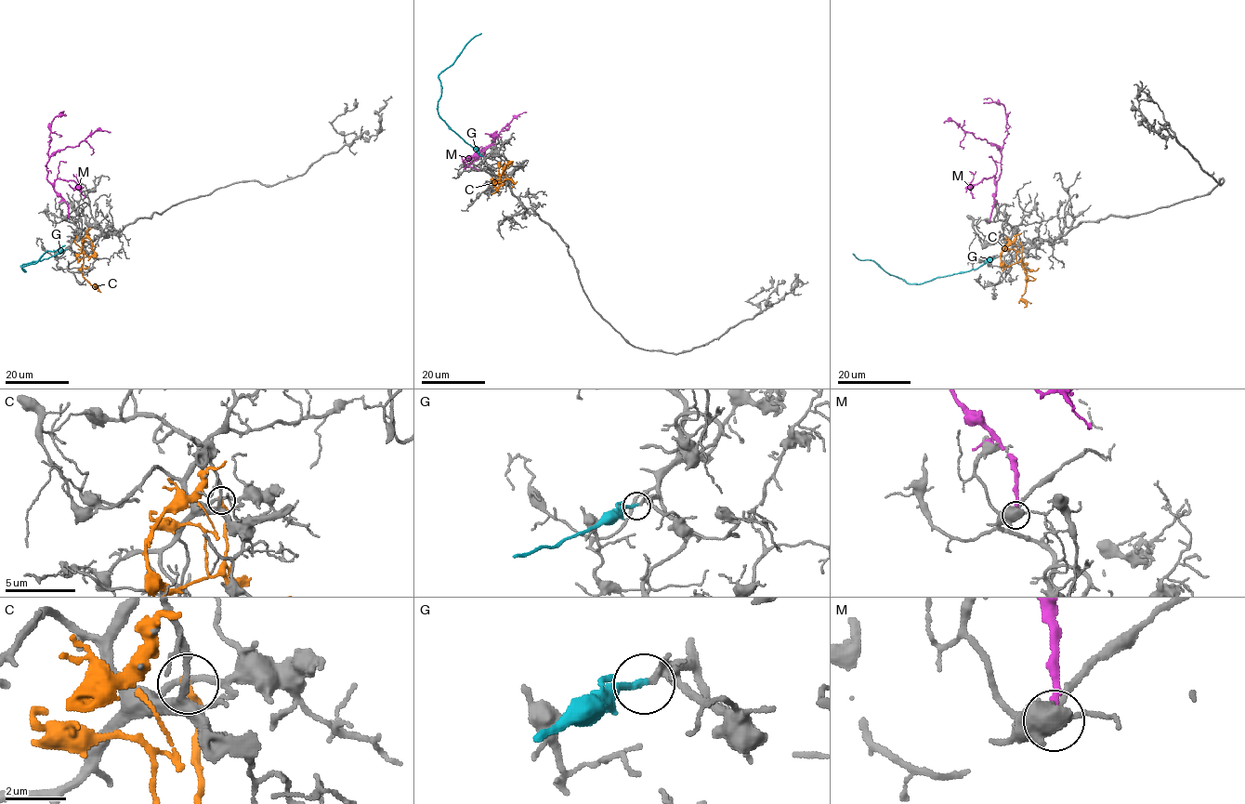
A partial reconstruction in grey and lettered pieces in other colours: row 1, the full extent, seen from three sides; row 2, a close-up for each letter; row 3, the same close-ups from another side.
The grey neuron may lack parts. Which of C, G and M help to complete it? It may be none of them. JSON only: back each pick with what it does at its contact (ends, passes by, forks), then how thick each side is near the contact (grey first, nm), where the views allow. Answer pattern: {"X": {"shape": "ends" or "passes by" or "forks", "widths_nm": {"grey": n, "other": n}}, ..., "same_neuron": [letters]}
{"G": {"shape": "ends", "widths_nm": {"grey": 160, "other": 280}}, "same_neuron": ["G"]}

